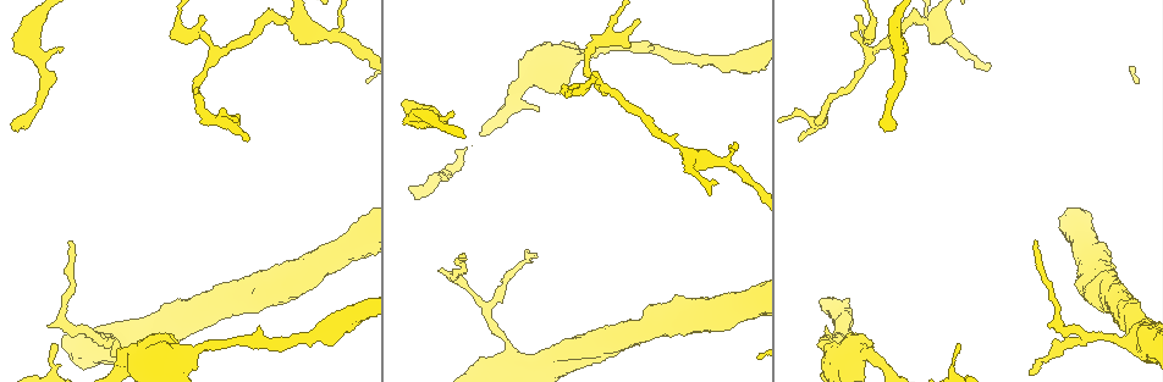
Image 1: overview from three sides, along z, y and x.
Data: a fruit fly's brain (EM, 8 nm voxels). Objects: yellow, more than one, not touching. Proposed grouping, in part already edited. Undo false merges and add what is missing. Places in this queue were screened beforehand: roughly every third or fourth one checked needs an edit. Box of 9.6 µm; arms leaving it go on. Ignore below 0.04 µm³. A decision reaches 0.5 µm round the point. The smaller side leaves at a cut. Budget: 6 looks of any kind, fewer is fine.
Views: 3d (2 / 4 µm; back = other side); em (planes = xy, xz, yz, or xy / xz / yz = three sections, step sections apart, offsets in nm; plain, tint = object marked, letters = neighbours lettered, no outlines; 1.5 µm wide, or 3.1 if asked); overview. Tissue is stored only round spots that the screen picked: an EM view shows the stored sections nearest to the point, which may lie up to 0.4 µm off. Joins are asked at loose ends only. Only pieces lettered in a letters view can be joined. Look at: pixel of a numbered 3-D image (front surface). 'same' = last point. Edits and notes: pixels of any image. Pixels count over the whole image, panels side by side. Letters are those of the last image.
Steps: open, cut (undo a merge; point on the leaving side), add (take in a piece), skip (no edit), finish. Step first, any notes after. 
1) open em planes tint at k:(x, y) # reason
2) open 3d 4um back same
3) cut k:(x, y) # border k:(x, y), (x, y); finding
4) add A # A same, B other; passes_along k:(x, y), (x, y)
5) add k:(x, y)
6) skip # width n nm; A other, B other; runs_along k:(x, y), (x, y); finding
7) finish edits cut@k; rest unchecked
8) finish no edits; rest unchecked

open 3d 2um at 1:(59, 50) # an open end

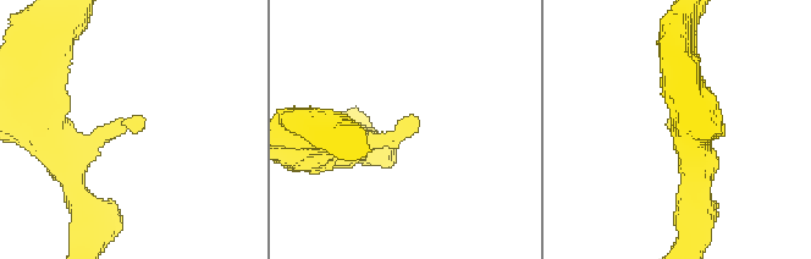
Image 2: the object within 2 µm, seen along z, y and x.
open em yz step 8 tint at 2:(416, 122) # shape alone is not enough

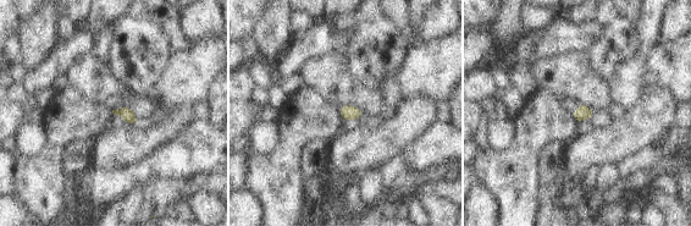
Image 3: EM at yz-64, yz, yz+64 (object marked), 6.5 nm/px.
open em planes letters same # another direction

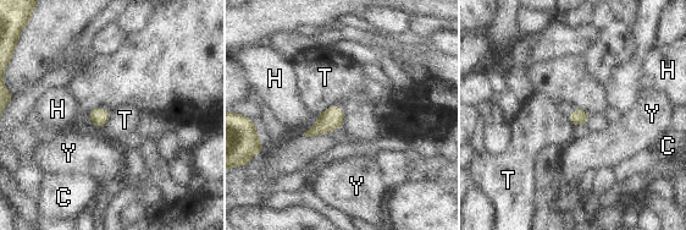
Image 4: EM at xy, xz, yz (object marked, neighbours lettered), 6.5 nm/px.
skip # width 100 nm; C other, H other, T other, Y other; none of them fits

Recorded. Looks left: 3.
open em planes letters at 1:(247, 141) # branch stops here

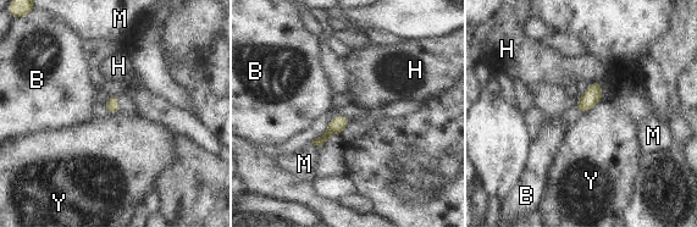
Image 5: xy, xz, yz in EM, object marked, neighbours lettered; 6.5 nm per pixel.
skip # B other, H other, M other, Y other; border 5:(602, 99), (582, 114); no lettered piece goes on from it

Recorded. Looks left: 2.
finish no edits; rest unchecked

